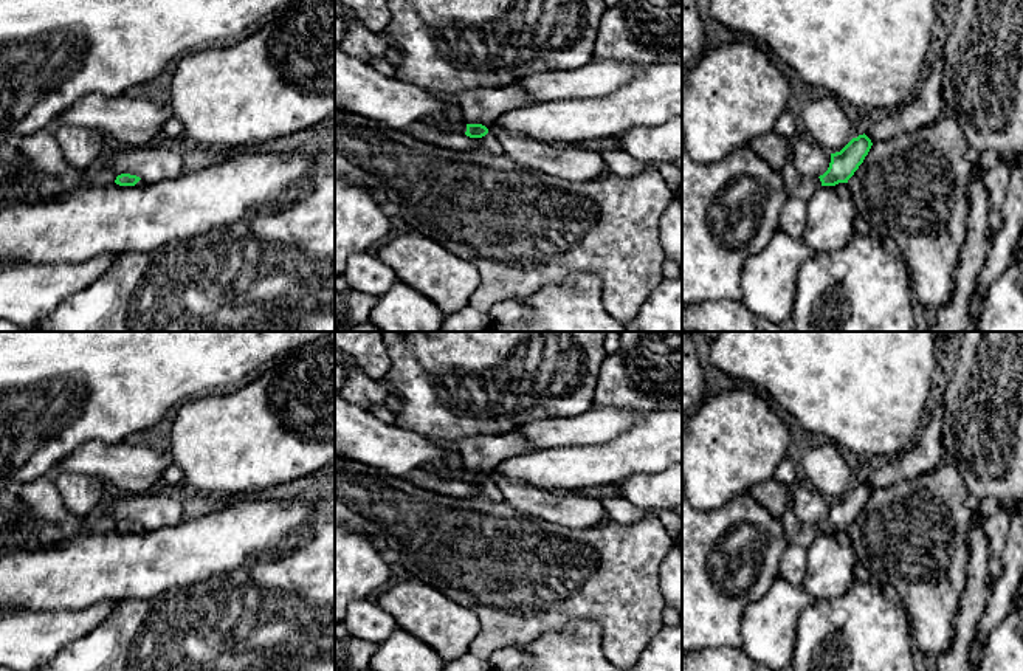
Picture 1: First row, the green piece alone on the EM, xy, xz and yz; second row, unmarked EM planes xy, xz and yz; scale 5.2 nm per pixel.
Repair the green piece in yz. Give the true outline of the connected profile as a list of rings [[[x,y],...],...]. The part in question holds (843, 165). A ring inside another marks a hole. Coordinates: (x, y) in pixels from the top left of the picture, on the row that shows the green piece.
[[[865,133],[852,138],[840,152],[831,153],[829,167],[820,177],[801,175],[789,160],[780,170],[784,178],[789,197],[808,201],[820,186],[848,183],[848,180],[863,163],[871,146],[873,143]]]

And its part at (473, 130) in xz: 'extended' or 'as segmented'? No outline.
extended

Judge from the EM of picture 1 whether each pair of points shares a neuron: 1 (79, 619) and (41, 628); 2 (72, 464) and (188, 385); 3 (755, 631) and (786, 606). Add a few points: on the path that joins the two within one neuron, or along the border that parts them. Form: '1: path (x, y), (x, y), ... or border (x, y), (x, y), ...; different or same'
1: path (70, 625), (50, 628); same
2: border (124, 440), (113, 443), (82, 442), (67, 456); different
3: path (763, 628), (778, 612); same

